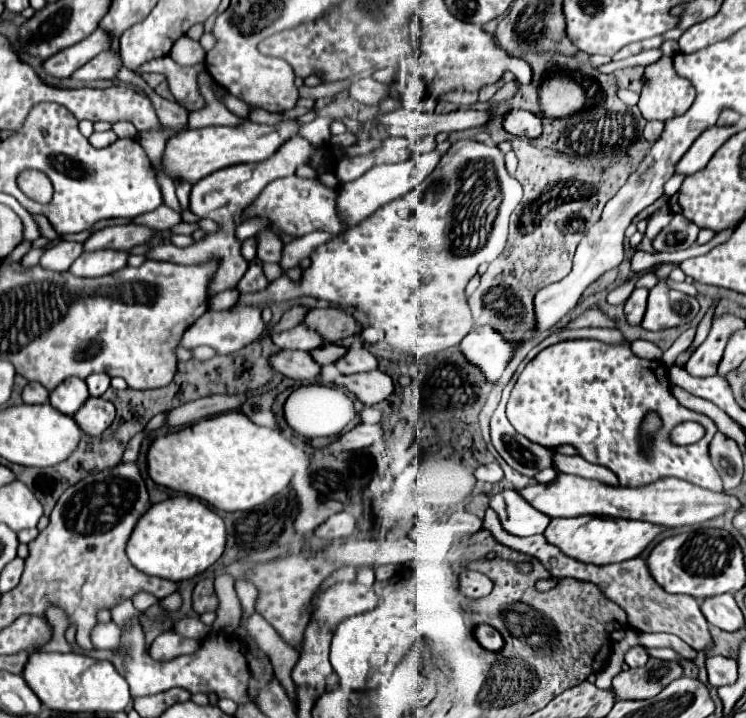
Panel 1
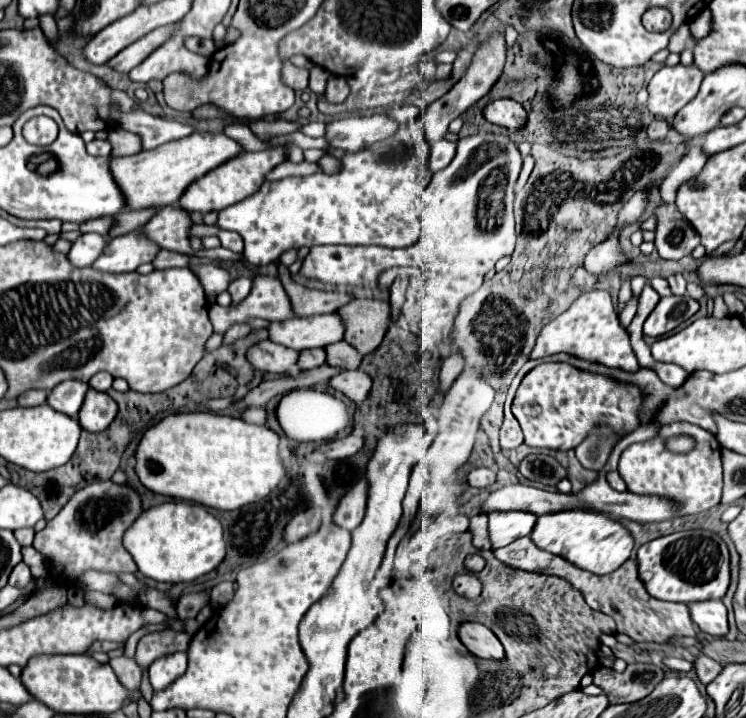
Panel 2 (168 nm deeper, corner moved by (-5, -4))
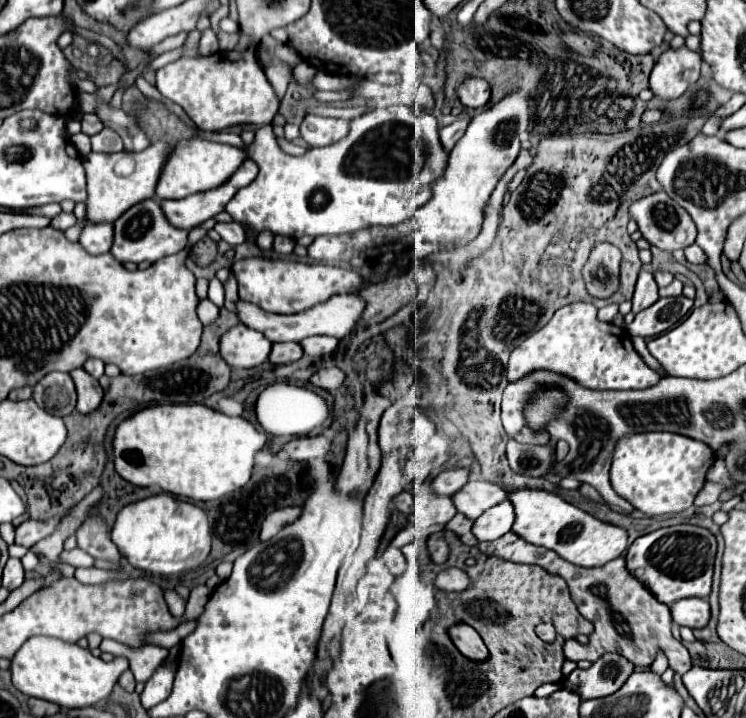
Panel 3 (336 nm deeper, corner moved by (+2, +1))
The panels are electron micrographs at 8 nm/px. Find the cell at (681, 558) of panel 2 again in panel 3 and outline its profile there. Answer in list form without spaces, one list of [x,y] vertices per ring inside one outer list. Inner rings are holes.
[[[679,524],[637,538],[627,548],[625,558],[631,576],[635,576],[645,588],[649,588],[659,602],[673,604],[681,598],[709,598],[715,550],[717,542],[709,530],[701,526]]]

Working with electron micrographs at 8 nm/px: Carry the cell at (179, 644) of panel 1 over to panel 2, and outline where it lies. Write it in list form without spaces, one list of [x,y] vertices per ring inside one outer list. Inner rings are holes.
[[[184,651],[158,657],[158,659],[150,665],[150,669],[148,669],[152,687],[154,687],[154,689],[168,687],[168,683],[172,683],[176,677],[180,677],[180,675],[186,671],[186,663],[188,663],[188,655],[186,655]]]

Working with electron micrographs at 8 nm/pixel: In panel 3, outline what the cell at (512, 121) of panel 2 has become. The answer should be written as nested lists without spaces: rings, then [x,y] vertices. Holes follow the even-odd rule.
[[[467,78],[457,86],[457,96],[467,108],[481,108],[489,102],[489,84],[483,78]]]

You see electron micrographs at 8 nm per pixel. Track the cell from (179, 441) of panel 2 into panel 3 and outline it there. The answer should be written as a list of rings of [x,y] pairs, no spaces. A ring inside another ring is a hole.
[[[159,404],[135,412],[115,428],[113,464],[117,474],[135,486],[159,486],[163,492],[175,496],[207,502],[231,494],[249,482],[253,458],[265,442],[265,434],[241,416],[225,416],[203,404]]]

